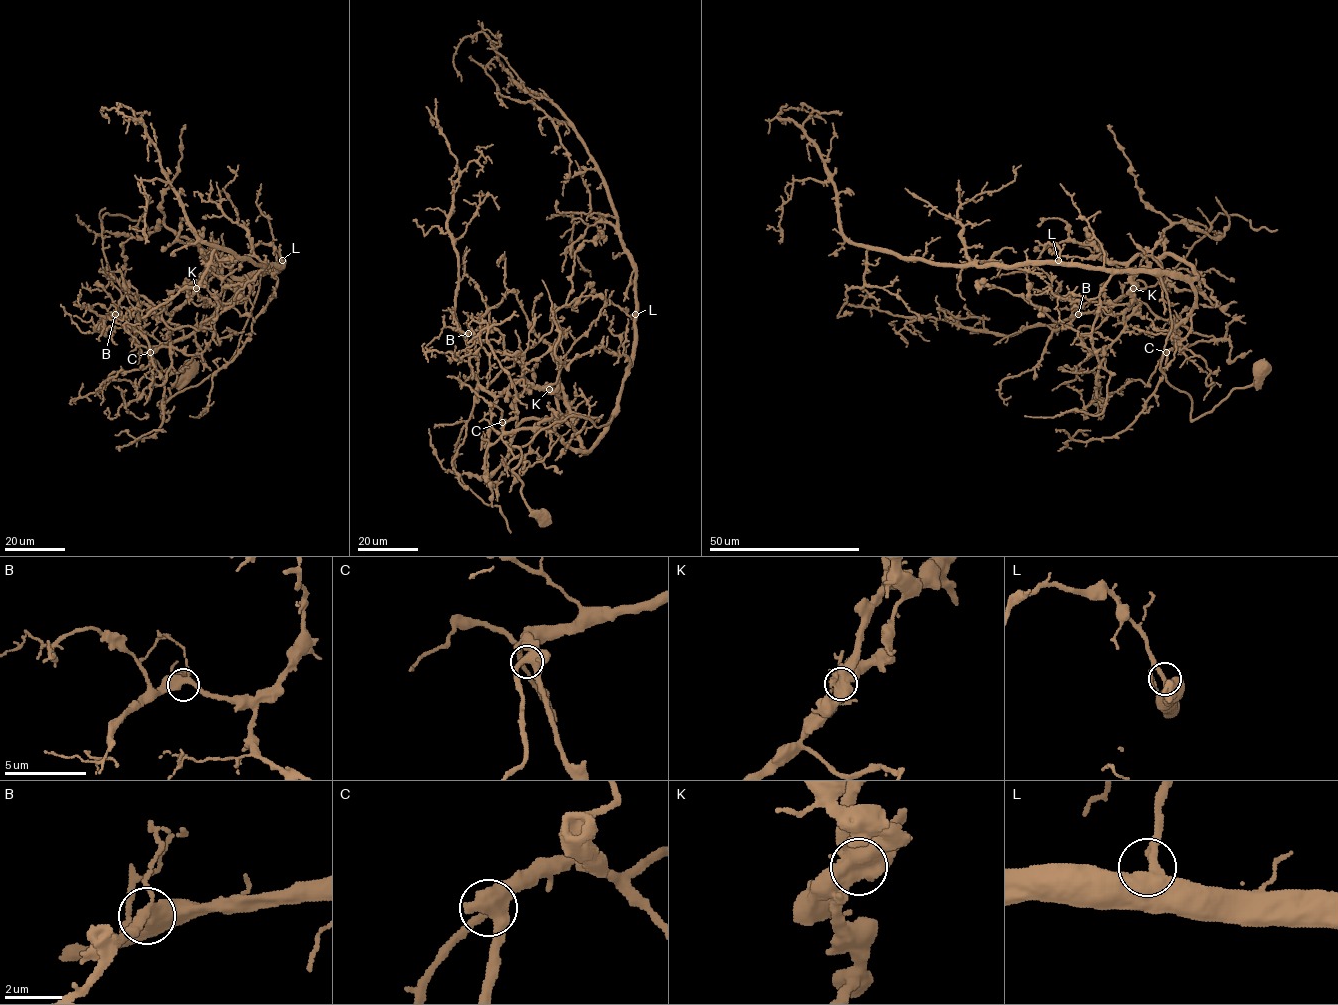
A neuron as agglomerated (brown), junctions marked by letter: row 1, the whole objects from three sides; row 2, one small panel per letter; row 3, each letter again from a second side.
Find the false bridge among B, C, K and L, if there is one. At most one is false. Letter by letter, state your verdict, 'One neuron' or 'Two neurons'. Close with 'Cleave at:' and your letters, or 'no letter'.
B: One neuron
C: One neuron
K: Two neurons
L: One neuron
Cleave at: K

